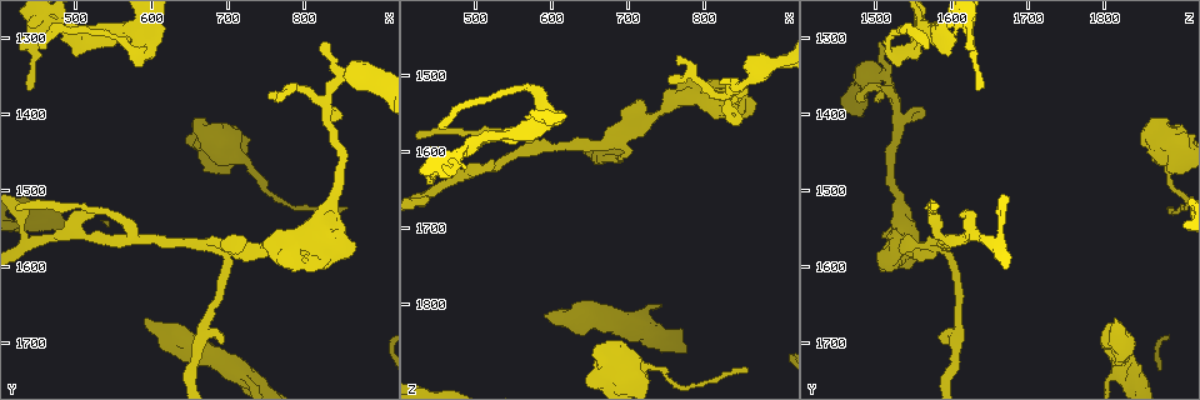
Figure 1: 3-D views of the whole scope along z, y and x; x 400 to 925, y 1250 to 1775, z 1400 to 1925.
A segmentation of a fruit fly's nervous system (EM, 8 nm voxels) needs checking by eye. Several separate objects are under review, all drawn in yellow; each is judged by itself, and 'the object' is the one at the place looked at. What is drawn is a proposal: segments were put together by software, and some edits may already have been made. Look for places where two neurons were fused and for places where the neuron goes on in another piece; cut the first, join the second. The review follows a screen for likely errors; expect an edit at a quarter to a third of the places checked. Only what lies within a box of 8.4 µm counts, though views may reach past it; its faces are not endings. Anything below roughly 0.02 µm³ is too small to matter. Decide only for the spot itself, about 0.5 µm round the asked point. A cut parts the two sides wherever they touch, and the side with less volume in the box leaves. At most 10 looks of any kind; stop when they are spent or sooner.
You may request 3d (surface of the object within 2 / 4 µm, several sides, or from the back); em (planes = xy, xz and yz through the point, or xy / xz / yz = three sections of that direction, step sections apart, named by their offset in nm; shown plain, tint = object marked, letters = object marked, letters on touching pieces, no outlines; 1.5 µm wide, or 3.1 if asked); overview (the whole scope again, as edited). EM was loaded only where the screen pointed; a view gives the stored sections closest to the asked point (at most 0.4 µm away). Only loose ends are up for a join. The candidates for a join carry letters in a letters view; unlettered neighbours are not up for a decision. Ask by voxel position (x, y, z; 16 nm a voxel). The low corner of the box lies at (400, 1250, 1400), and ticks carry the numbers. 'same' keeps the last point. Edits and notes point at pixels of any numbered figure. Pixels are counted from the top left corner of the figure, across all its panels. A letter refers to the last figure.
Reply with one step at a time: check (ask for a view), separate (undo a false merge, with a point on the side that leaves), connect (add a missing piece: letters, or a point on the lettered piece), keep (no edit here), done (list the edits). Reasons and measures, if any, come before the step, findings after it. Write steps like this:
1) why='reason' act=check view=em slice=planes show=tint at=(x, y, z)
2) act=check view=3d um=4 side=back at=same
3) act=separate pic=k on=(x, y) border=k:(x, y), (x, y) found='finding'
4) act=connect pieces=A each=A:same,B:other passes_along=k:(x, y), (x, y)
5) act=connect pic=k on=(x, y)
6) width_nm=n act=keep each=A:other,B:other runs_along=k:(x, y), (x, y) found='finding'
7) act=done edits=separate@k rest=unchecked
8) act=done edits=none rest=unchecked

why='an open end' act=check view=em slice=planes show=letters at=(660, 1405, 1860)

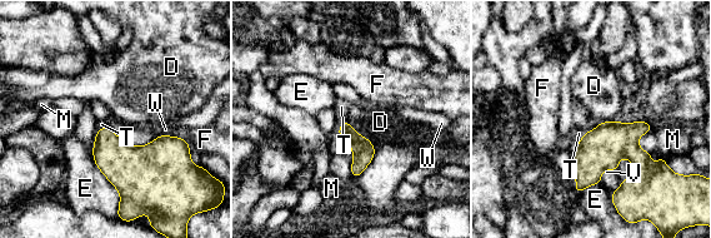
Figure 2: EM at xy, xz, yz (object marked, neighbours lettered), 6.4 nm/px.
act=connect pieces=T each=D:other,E:other,F:other,M:other,T:same,V:other,W:other found='the neuron continues'

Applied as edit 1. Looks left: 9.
why='redraw' act=check view=overview

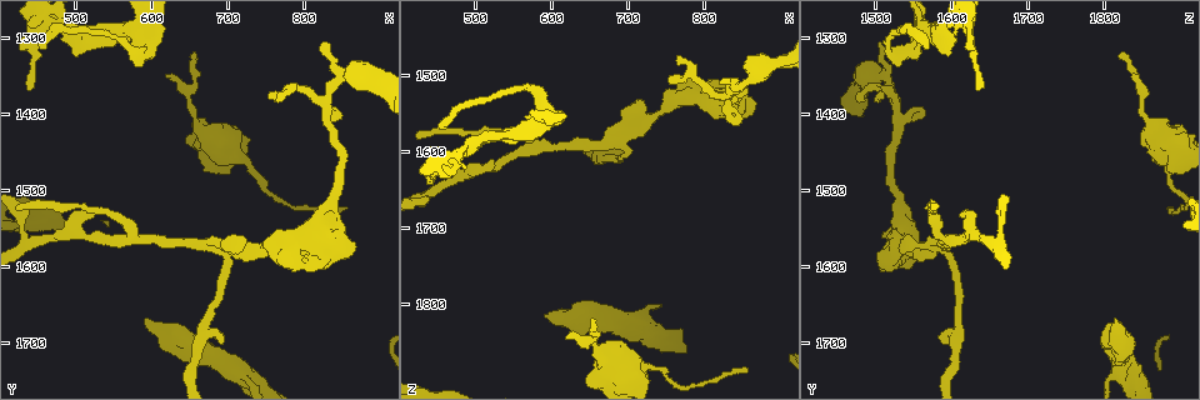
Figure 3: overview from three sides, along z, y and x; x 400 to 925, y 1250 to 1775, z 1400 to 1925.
why='free end' act=check view=em slice=xz step=8 show=letters at=(435, 1365, 1630)

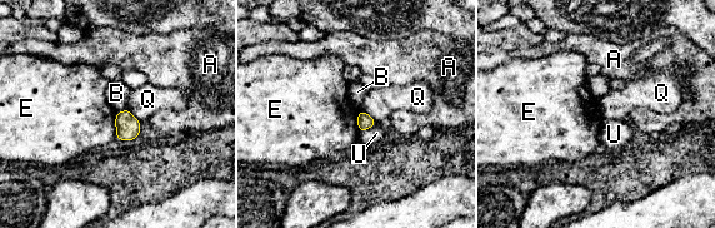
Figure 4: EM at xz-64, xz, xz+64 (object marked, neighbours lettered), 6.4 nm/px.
why='cut it another way' act=check view=em slice=planes show=letters at=same

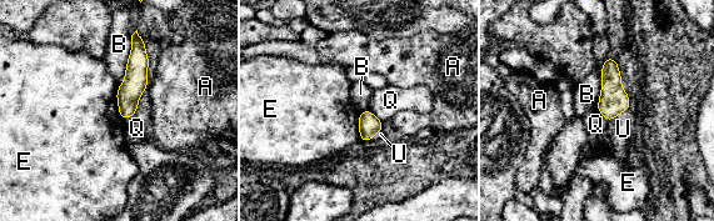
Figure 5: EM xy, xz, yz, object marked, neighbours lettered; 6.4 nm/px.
longest_contact=B:340nm act=keep each=A:other,B:other,E:other,Q:other,U:other border=5:(612, 56), (602, 68), (597, 108) found='none of them fits'

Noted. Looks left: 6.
why='an open end' act=check view=3d um=2 at=(525, 1530, 1615)

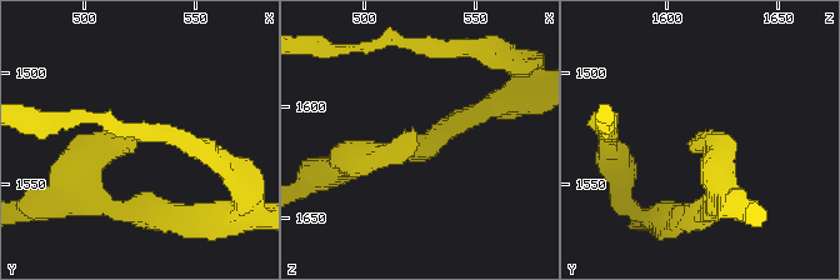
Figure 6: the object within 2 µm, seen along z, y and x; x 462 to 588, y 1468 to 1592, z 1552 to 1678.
why='shape alone is not enough' act=check view=em slice=planes show=letters at=(525, 1531, 1612)

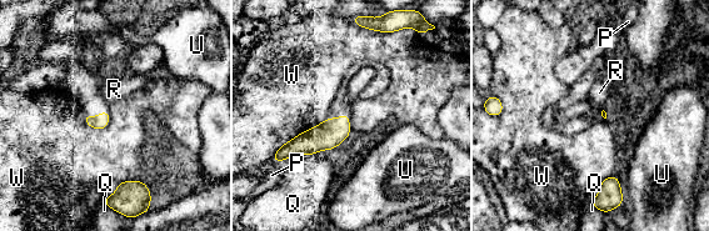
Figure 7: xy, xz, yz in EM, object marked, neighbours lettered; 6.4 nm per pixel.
act=keep each=P:other,Q:other,R:other,U:other,W:other border=7:(325, 117), (288, 140), (274, 155) found='none of them fits'

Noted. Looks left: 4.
why='tapers out' act=check view=em slice=planes show=plain at=(825, 1305, 1505)

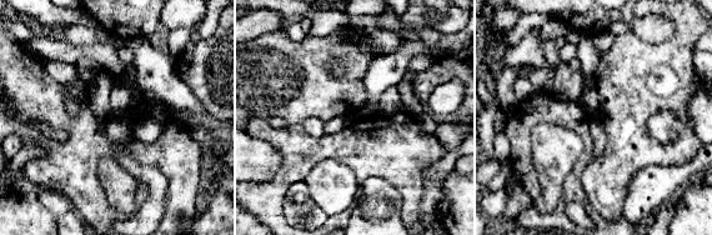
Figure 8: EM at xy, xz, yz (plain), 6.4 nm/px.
why='what lies round it' act=check view=em slice=planes show=letters at=same

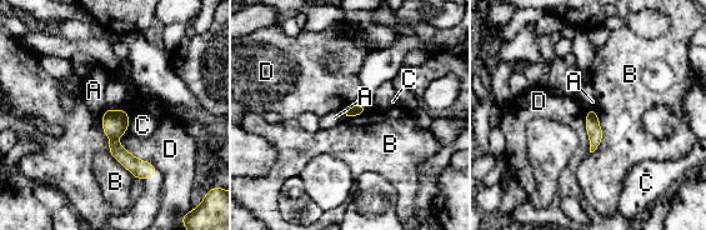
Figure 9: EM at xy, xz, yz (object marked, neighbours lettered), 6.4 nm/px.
act=keep each=A:other,B:other,C:other,D:other runs_along=9:(109, 113), (115, 148), (149, 173) found='no lettered piece goes on from it'

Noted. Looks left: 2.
act=done edits=connect@2 rest=unchecked

